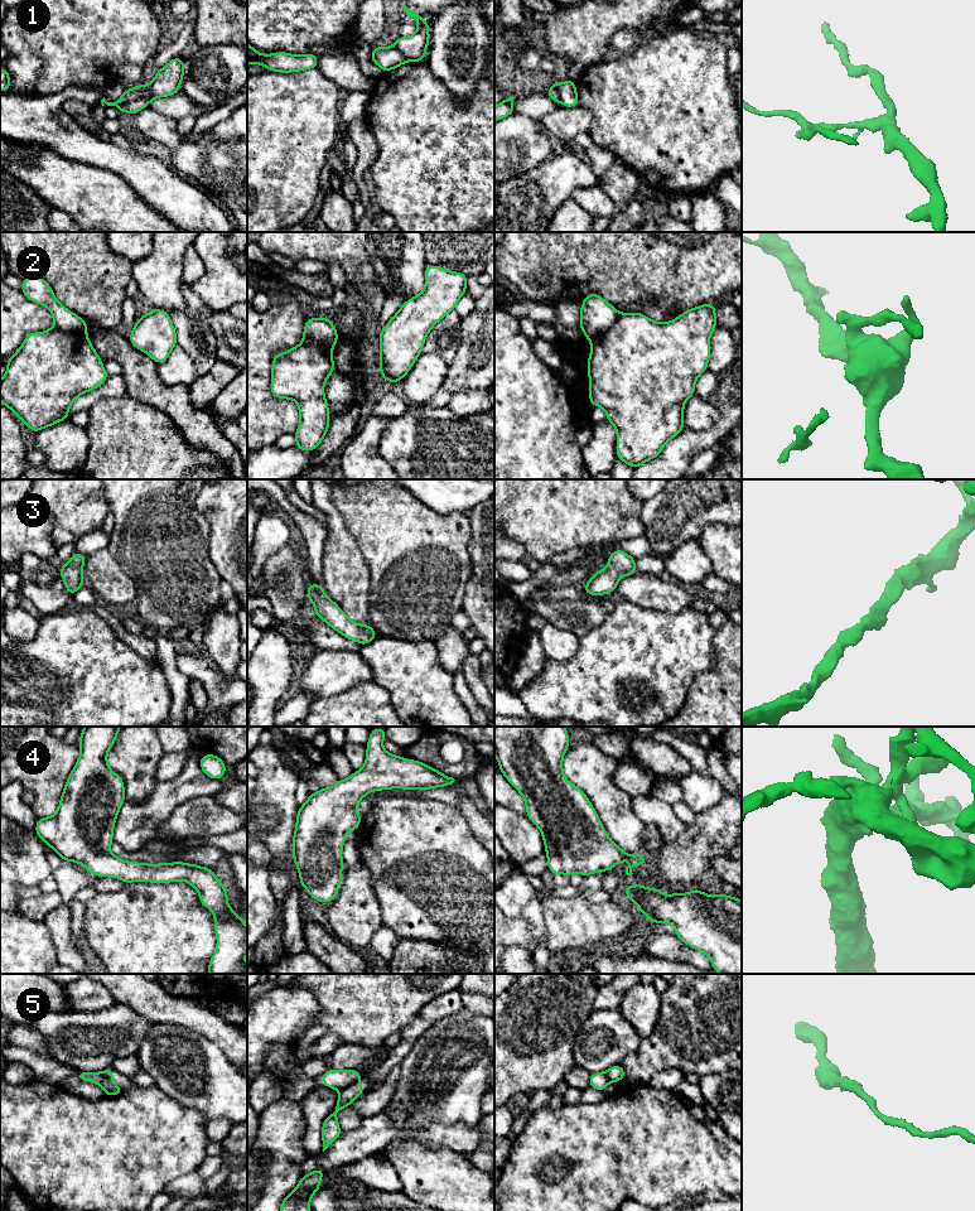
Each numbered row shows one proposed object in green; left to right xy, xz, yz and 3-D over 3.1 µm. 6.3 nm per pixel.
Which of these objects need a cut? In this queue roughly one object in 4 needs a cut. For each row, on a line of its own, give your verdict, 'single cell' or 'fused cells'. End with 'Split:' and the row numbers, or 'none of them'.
1: fused cells
2: fused cells
3: single cell
4: single cell
5: fused cells
Split: 1, 2, 5

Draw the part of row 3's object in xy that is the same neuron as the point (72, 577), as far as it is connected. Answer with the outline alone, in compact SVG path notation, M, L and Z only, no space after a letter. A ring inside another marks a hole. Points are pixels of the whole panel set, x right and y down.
M74 553L66 565L61 566L61 578L66 584L67 592L73 597L74 593L85 584L82 569L86 561L86 555Z

